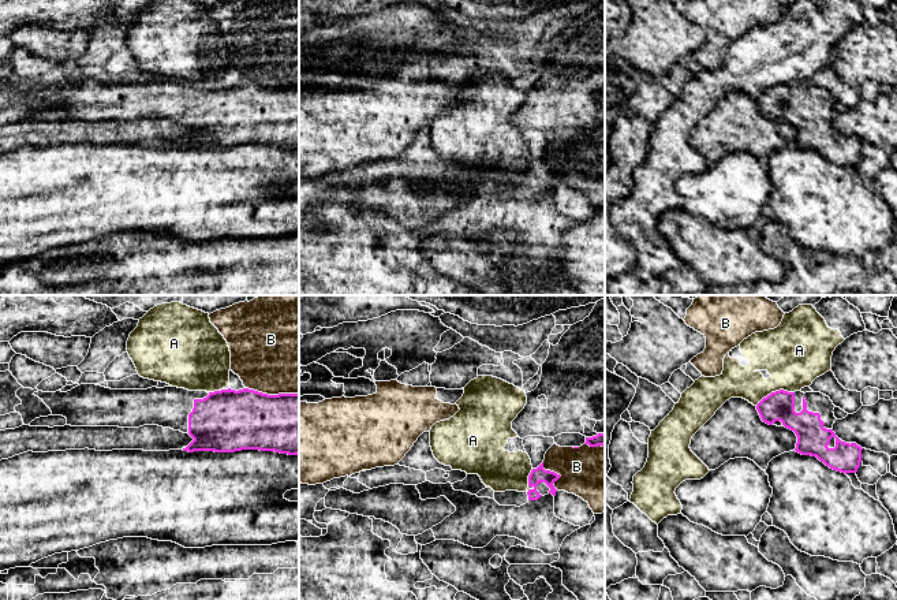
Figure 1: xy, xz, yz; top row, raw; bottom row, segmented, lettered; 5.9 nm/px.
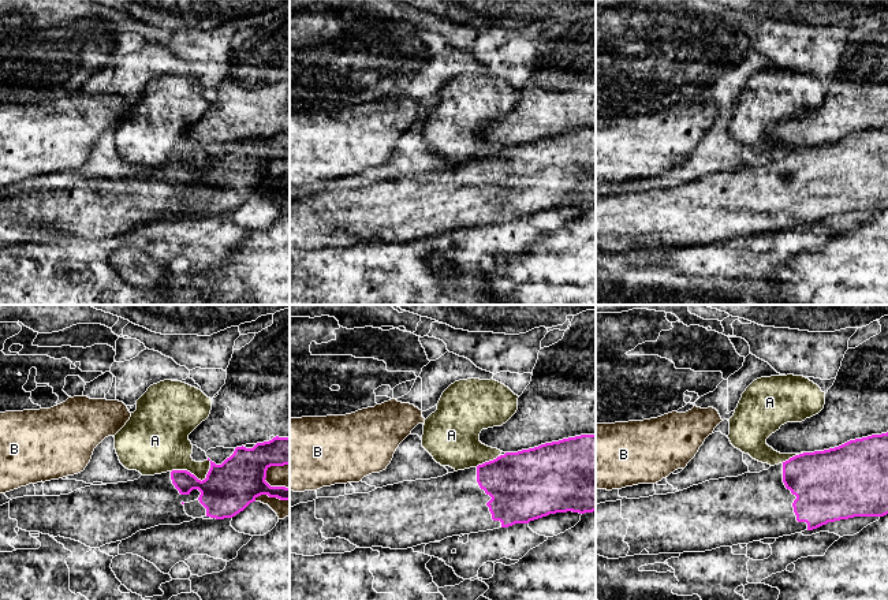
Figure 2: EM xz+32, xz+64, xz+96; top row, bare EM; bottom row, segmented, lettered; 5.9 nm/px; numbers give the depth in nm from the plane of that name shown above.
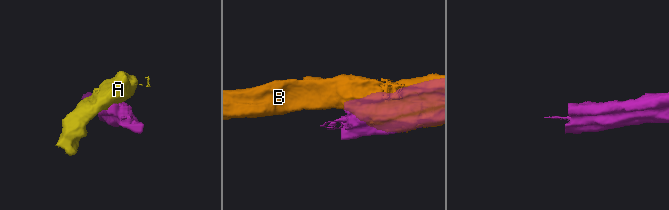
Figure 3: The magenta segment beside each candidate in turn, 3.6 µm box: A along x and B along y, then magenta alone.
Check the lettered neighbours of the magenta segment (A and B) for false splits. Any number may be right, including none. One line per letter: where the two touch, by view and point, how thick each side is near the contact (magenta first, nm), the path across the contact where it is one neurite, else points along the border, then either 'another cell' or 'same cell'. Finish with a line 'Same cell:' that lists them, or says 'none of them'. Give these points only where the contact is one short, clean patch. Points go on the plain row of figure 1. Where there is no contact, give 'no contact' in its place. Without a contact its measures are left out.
A: meets magenta in yz at (776, 85); 180 nm thick on the magenta side, 380 nm on the other; border along yz (793, 85), (772, 85), (755, 99); another cell
B: meets magenta in xy at (272, 89); 360 nm thick on the magenta side, 480 nm on the other; another cell
Same cell: none of them

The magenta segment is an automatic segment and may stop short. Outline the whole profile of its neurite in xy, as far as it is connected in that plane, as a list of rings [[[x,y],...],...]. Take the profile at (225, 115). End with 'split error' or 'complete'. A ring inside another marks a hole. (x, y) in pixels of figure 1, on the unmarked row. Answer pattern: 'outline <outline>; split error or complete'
outline [[[81,78],[71,85],[34,86],[52,109],[67,112],[71,120],[139,122],[158,119],[188,127],[194,134],[183,145],[235,146],[242,144],[299,148],[299,87],[268,89],[243,82],[214,86],[188,85],[177,81],[147,83],[111,83]]]; split error

